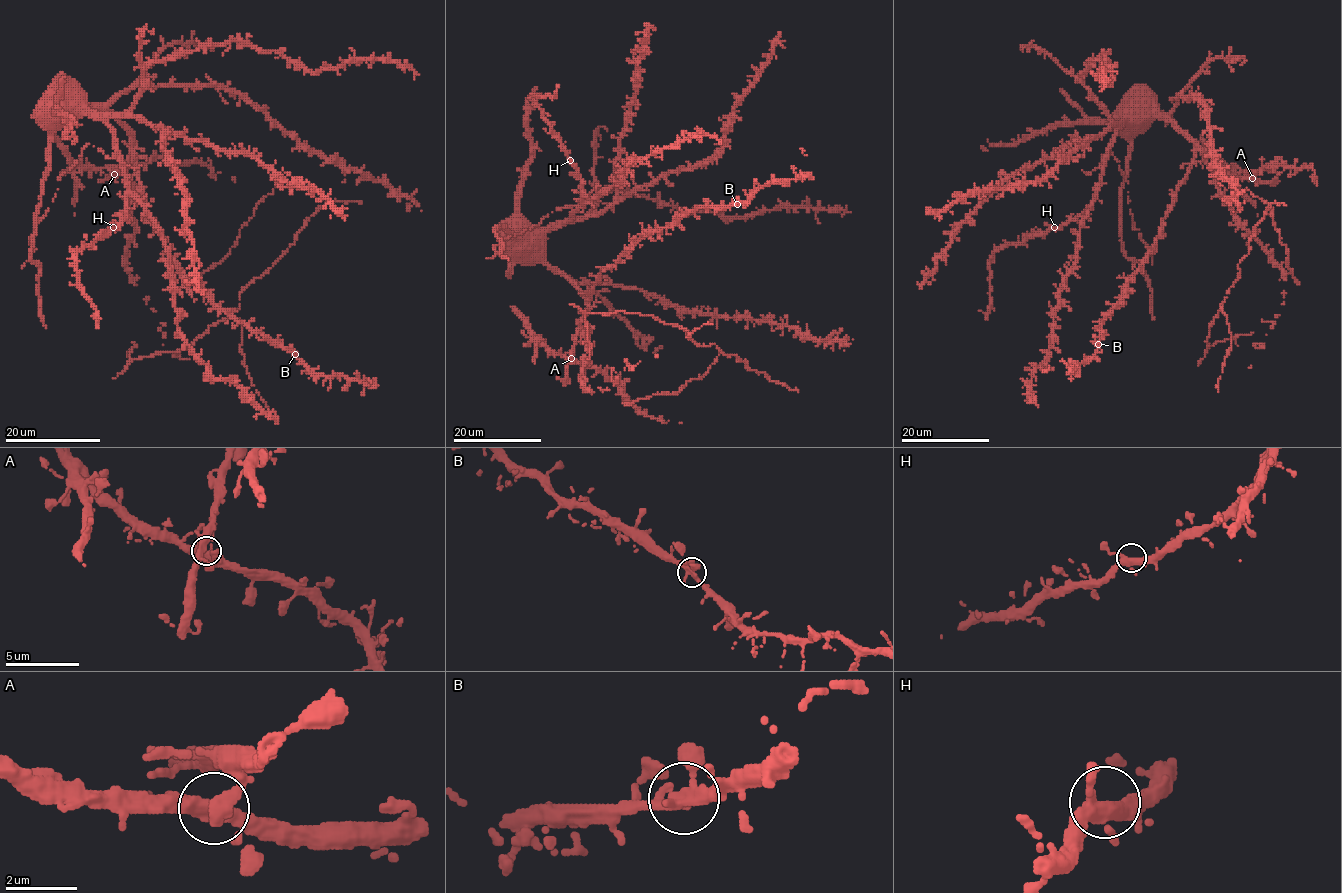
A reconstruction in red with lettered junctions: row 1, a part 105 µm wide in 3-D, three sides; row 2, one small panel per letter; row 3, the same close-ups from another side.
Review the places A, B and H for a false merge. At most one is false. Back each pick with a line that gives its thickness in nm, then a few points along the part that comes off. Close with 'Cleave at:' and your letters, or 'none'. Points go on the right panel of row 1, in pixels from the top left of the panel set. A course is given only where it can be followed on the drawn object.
Cleave at: none

